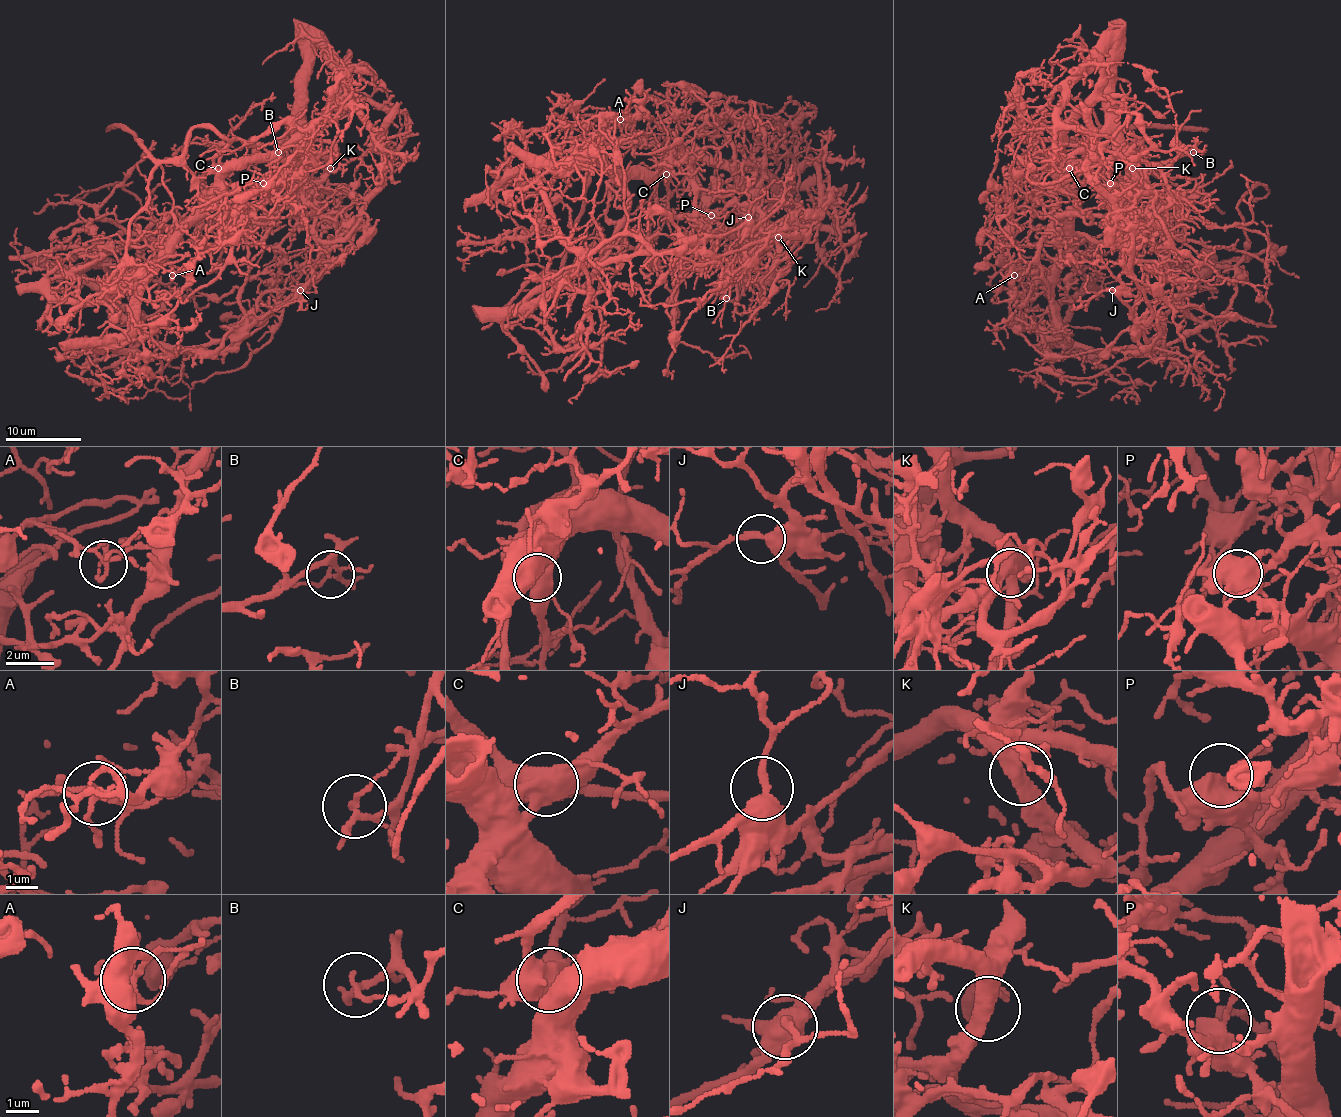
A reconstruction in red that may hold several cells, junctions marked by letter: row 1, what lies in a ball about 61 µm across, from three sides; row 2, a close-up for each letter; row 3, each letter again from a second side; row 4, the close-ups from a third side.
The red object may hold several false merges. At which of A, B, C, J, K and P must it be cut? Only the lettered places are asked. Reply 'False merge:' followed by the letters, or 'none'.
False merge: B, C, K

